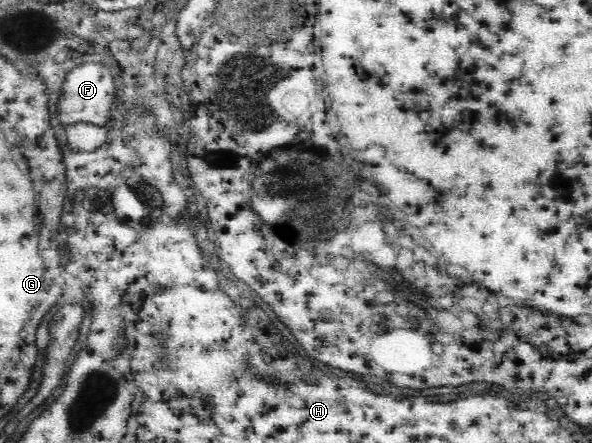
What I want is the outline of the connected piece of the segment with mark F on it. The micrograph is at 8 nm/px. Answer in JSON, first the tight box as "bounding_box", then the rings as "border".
{"bounding_box":[57,63,115,127],"border":[[[85,63],[77,65],[65,79],[63,93],[59,99],[59,109],[57,115],[61,123],[59,127],[64,127],[74,123],[93,123],[101,127],[107,127],[107,117],[111,111],[111,103],[115,99],[115,79],[109,73],[109,69],[101,63]]]}

